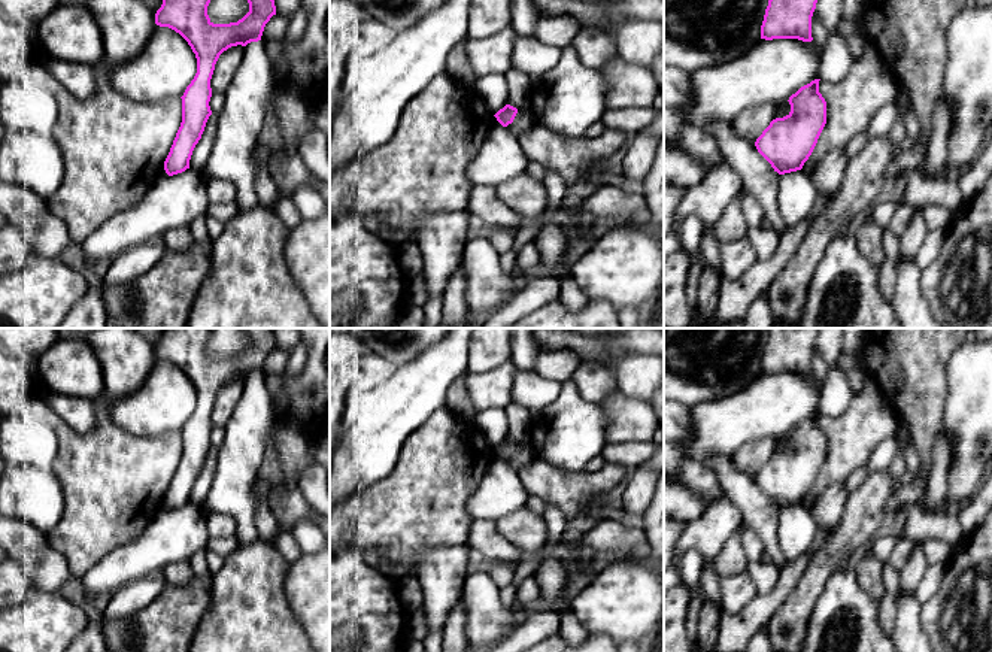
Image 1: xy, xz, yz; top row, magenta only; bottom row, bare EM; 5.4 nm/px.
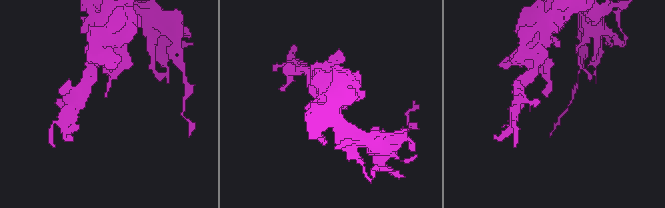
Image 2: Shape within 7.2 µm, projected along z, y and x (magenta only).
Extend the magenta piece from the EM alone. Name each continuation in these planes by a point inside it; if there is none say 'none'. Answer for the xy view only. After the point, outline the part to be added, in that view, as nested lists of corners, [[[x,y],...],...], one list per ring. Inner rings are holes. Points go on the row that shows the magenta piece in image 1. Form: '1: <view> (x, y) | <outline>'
none

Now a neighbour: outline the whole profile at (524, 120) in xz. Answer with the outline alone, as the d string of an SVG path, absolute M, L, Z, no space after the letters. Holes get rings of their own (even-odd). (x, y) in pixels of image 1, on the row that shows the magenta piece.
M521 109L521 110L518 110L513 122L509 124L506 128L515 137L519 139L524 133L531 130L534 125L537 125L537 119L536 119L534 113L530 109Z

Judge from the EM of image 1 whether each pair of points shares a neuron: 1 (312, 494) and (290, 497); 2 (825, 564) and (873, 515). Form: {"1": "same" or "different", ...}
{"1": "different", "2": "same"}

